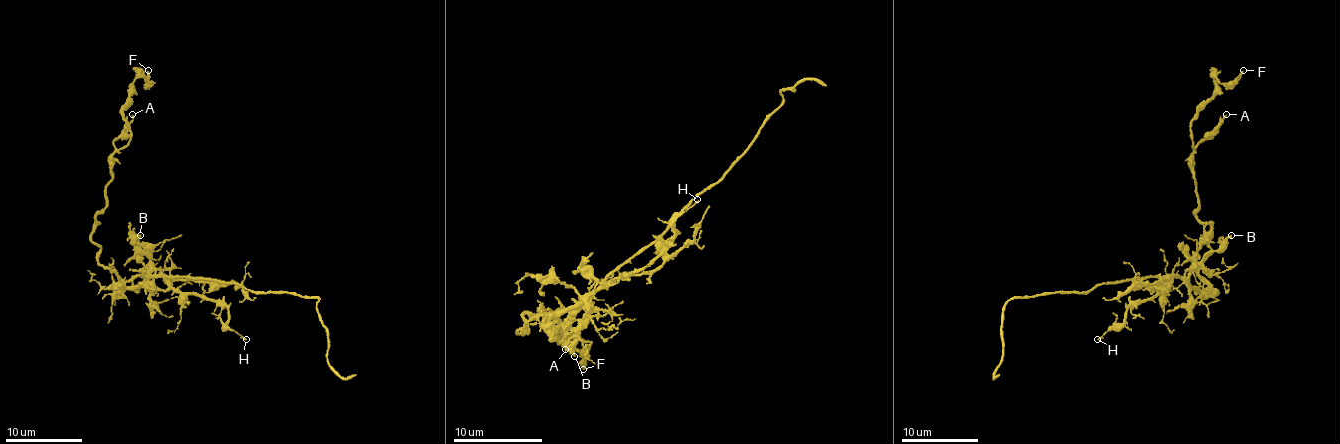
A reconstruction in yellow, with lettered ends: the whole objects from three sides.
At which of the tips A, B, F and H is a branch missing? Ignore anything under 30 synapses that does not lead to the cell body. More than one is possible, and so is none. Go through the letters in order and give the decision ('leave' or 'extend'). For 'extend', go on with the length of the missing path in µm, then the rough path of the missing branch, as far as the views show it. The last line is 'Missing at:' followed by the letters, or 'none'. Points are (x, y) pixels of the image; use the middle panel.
A: leave
B: leave
F: leave
H: leave
Missing at: none

